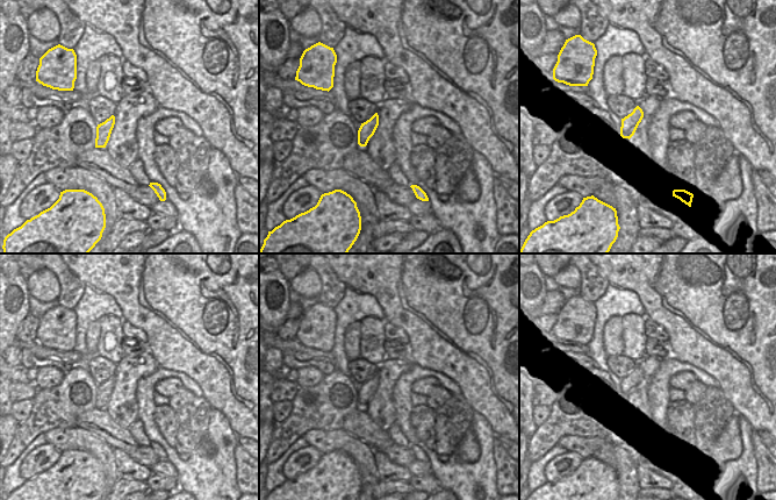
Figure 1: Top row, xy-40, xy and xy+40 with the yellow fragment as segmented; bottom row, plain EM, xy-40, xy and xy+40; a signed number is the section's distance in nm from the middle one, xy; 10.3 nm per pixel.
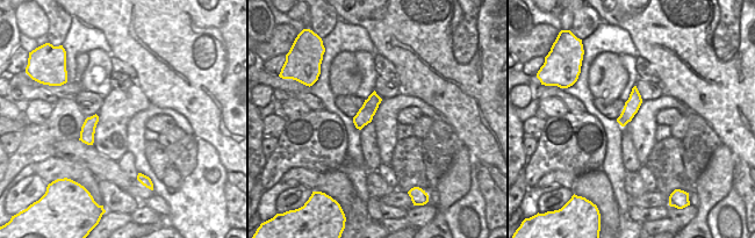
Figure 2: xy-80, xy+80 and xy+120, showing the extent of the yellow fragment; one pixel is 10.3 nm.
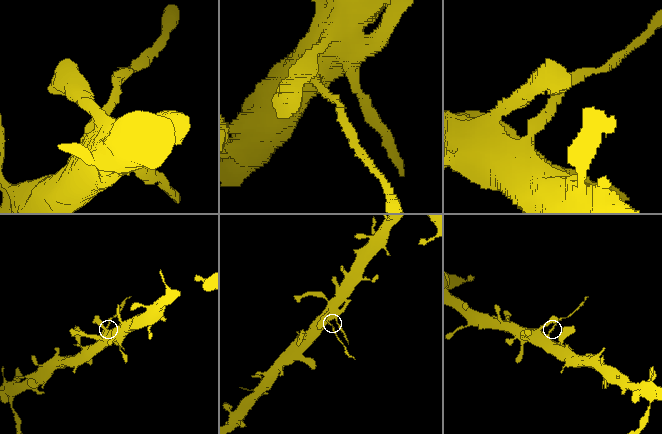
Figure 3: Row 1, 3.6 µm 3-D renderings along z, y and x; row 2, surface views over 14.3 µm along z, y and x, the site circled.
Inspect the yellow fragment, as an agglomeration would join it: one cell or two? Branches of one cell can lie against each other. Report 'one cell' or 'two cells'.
two cells

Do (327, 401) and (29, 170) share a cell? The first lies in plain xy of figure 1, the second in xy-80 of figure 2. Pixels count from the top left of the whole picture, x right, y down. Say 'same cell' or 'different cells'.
different cells

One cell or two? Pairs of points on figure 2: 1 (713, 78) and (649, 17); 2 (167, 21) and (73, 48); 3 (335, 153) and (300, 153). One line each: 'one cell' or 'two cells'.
1: one cell
2: two cells
3: one cell

